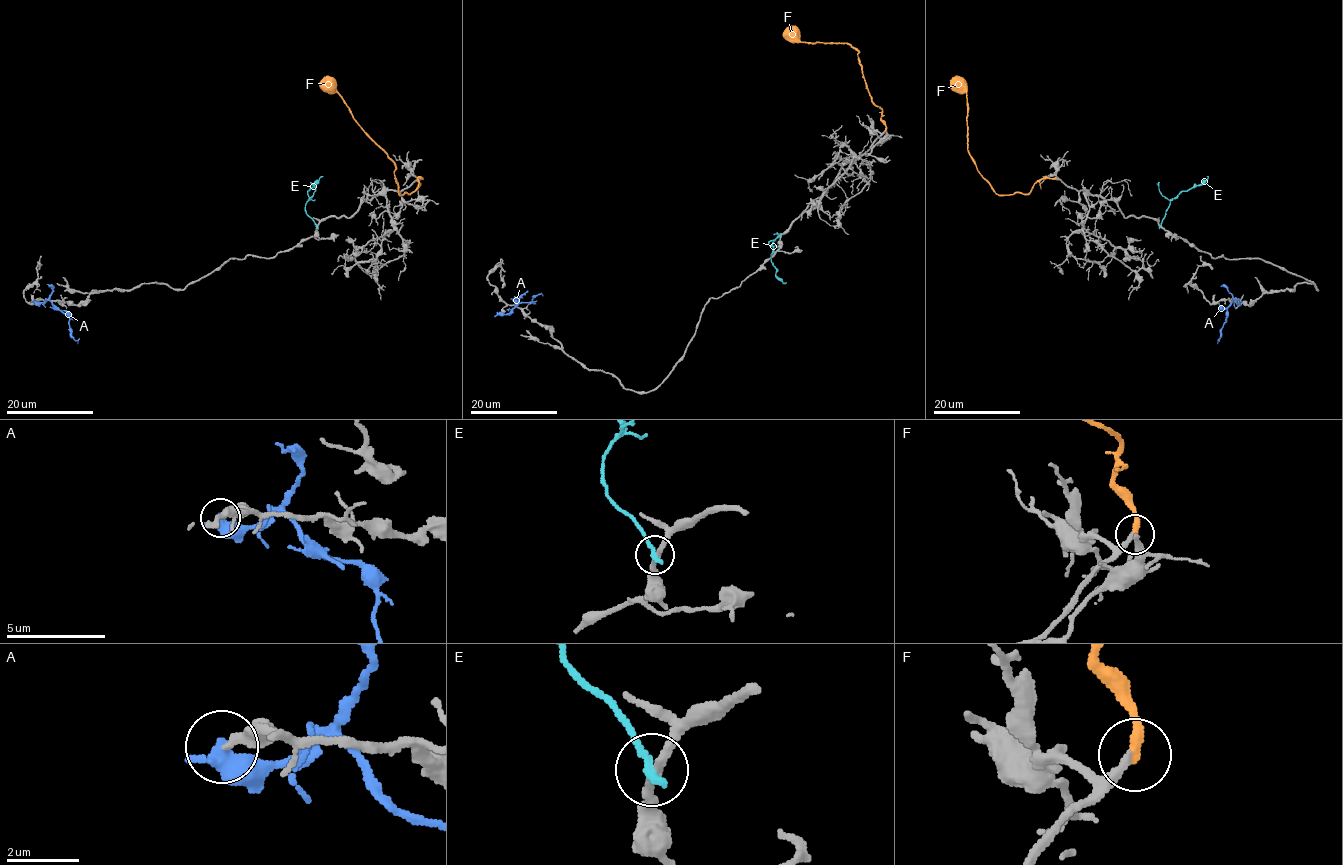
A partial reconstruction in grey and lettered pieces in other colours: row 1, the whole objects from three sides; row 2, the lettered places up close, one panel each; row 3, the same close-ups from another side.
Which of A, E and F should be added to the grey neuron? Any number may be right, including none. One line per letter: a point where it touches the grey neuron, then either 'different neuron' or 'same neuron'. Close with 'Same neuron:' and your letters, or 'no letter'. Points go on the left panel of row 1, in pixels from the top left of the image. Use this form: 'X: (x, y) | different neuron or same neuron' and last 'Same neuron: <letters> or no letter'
A: (35, 301) | different neuron
E: (316, 226) | different neuron
F: (422, 179) | same neuron
Same neuron: F

